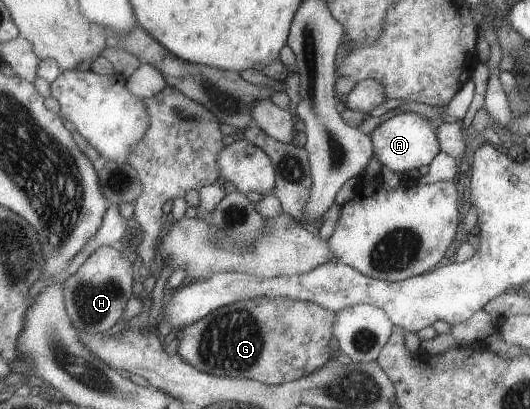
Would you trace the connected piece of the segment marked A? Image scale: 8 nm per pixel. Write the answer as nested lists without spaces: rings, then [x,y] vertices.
[[[414,112],[392,115],[369,133],[373,156],[382,166],[400,176],[410,170],[417,170],[422,165],[428,165],[439,152],[439,143],[435,136],[435,129],[431,126],[431,120]]]

